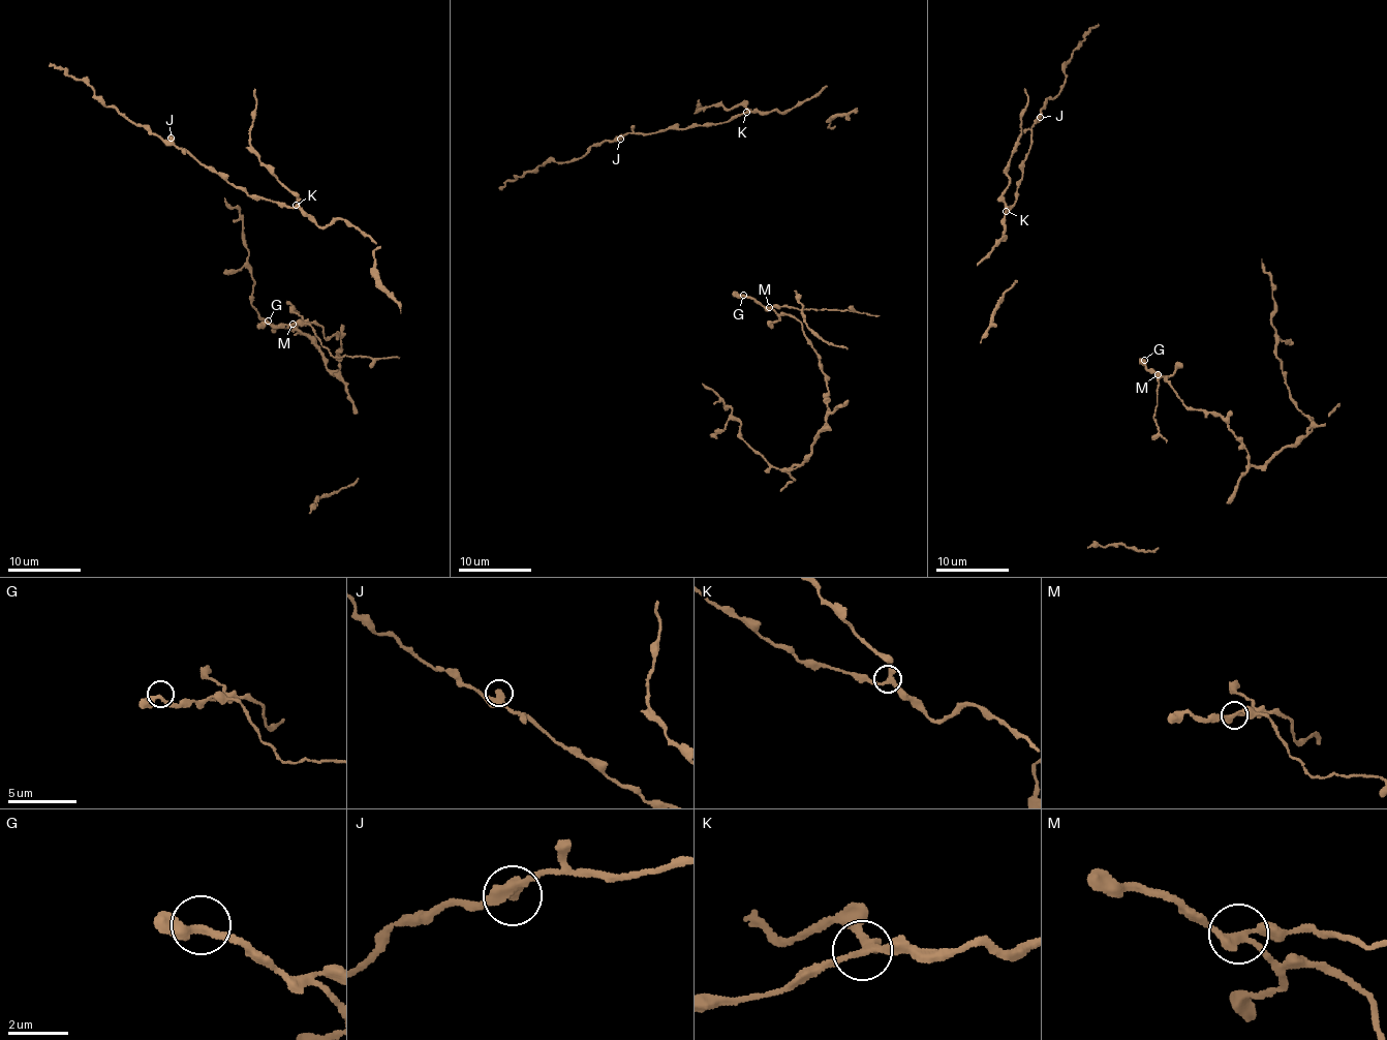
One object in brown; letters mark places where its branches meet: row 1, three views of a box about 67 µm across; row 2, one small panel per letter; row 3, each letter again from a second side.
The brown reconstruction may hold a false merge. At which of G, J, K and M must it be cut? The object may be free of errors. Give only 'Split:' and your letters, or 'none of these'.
Split: M

